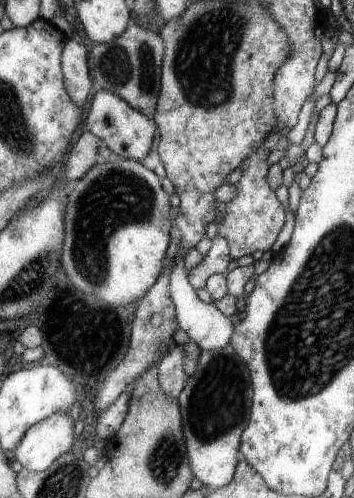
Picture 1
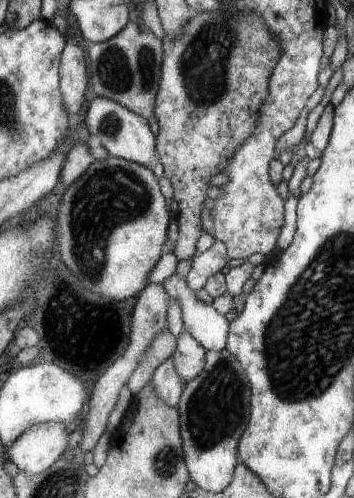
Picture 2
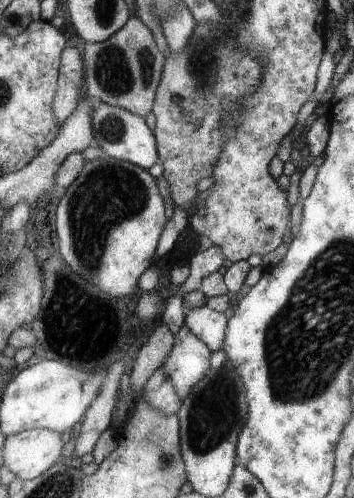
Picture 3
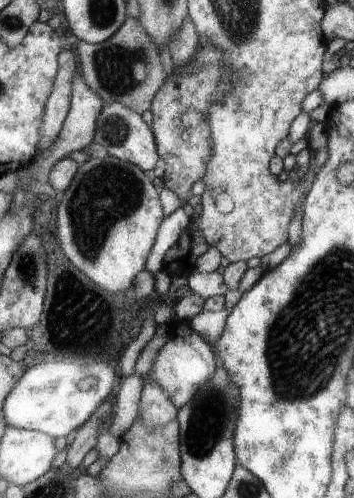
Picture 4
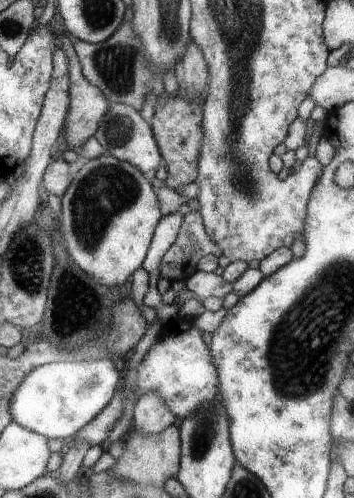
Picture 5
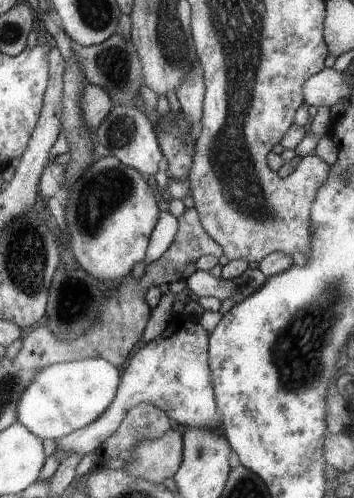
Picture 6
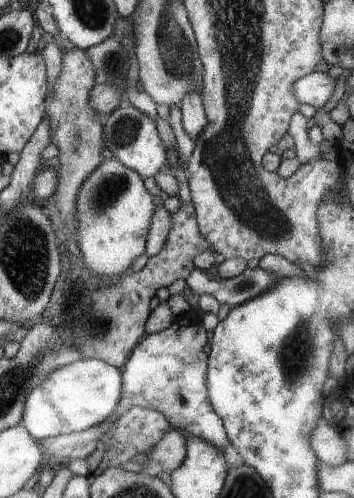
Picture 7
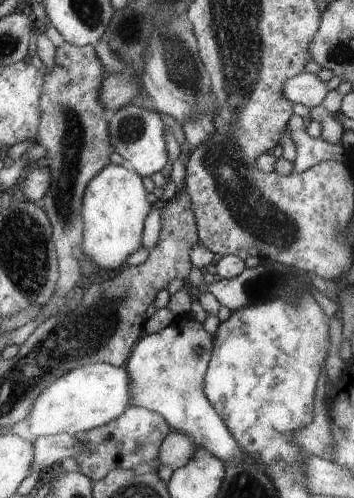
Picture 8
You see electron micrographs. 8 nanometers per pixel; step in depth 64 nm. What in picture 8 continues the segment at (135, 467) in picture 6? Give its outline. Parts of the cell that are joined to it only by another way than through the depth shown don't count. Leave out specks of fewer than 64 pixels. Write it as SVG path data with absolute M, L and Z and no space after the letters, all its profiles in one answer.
M179 432L167 434L165 442L159 448L161 464L171 466L173 470L187 466L195 454L197 454L197 444L187 434L179 434Z

